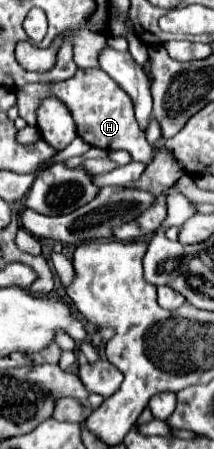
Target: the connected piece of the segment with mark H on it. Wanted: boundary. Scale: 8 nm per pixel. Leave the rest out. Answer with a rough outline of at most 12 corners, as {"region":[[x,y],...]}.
{"region":[[102,70],[16,92],[36,126],[46,94],[70,106],[78,136],[150,162],[154,150],[130,96]]}

